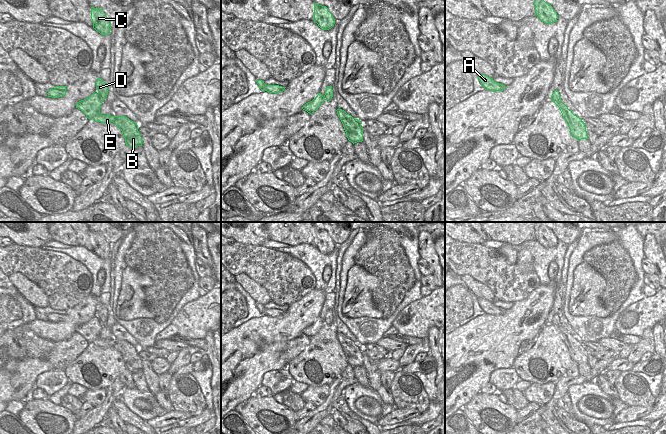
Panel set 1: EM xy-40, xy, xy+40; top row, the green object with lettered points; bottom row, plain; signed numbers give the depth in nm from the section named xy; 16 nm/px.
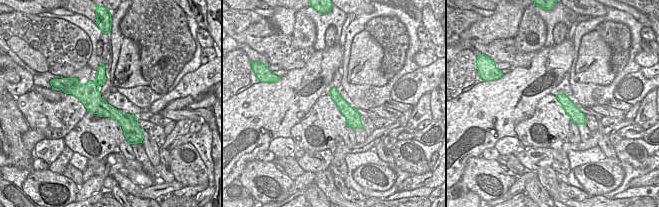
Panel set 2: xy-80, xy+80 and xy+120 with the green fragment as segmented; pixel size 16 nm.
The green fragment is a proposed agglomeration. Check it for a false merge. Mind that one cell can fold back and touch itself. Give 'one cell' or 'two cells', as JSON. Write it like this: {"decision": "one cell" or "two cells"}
{"decision": "two cells"}

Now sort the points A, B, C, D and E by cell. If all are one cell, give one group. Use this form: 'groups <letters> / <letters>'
groups A E / B C D

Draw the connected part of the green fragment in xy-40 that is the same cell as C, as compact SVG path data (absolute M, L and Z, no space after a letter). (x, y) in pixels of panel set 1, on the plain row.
M91 231L91 243L93 252L101 259L110 258L111 243L109 243L104 235L100 232Z

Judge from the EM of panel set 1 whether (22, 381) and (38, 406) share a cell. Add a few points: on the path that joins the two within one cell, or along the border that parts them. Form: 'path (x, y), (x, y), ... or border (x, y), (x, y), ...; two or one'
border (30, 398), (26, 400); two

